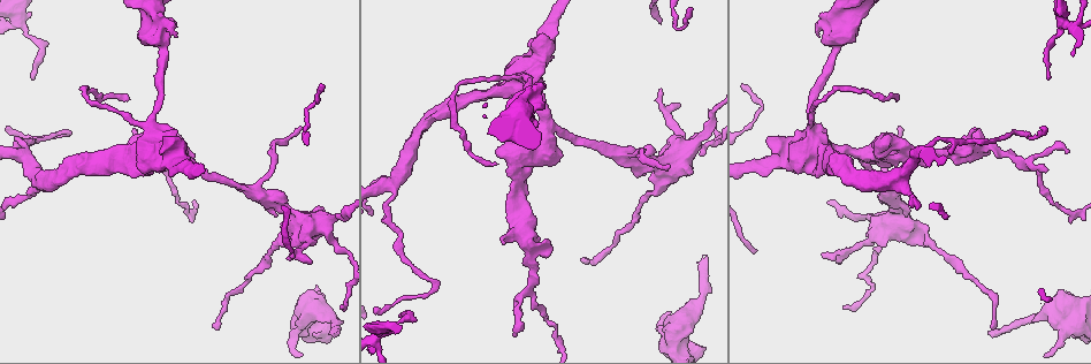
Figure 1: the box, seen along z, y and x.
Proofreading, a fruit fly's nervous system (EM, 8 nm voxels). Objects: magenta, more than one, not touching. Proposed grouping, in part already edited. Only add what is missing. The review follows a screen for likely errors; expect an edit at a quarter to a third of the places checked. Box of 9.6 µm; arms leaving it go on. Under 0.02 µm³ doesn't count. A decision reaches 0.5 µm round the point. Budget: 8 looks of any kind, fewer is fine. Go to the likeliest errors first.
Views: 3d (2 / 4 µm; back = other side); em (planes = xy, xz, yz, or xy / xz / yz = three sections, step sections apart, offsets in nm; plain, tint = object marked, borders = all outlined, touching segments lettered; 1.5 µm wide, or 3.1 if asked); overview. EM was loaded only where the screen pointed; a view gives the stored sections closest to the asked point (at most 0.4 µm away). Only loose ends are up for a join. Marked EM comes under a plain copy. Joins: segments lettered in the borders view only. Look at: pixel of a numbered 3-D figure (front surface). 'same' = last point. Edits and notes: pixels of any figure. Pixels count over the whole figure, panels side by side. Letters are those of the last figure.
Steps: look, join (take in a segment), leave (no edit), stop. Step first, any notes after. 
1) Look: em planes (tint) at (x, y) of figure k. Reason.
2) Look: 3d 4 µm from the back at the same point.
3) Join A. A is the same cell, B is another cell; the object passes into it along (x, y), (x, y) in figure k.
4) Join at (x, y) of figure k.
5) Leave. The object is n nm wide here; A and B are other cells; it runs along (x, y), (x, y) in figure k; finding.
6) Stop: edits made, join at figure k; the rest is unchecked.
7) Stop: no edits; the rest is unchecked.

Look: em planes (borders) at (988, 333) of figure 1. Branch stops here.

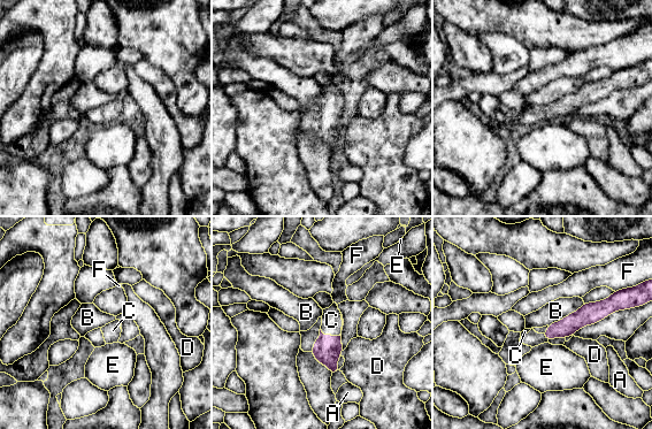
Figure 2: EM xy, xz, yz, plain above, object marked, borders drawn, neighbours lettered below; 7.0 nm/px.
Join C. C is the same cell, A, B, D, E and F are other cells; it goes on there.

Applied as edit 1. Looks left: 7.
Look: overview. Redraw.

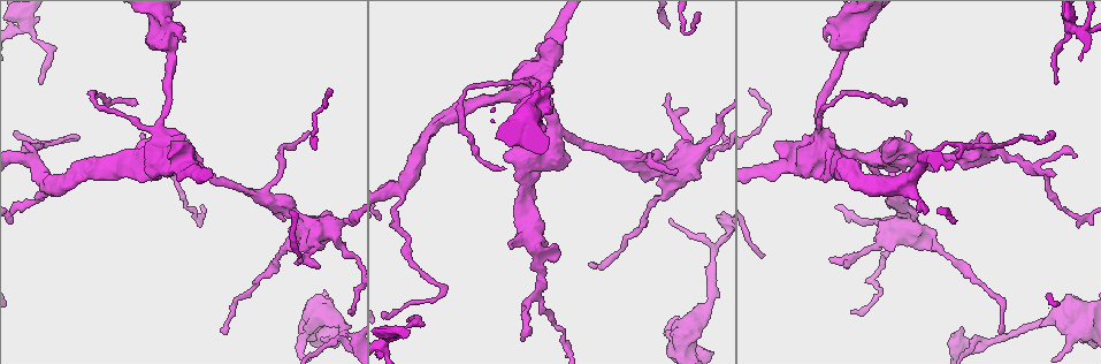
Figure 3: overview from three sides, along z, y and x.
Look: 3d 4 µm at (406, 321) of figure 3. An open end.

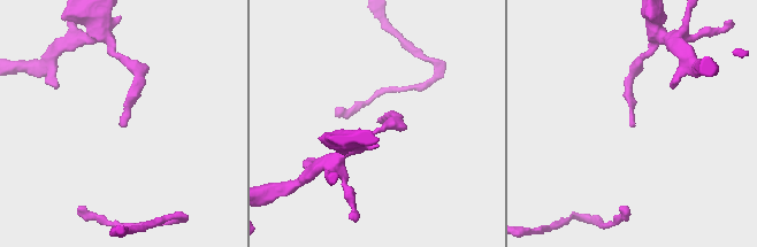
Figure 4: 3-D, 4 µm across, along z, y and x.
Look: em yz step 8 (borders) at (378, 120) of figure 4.

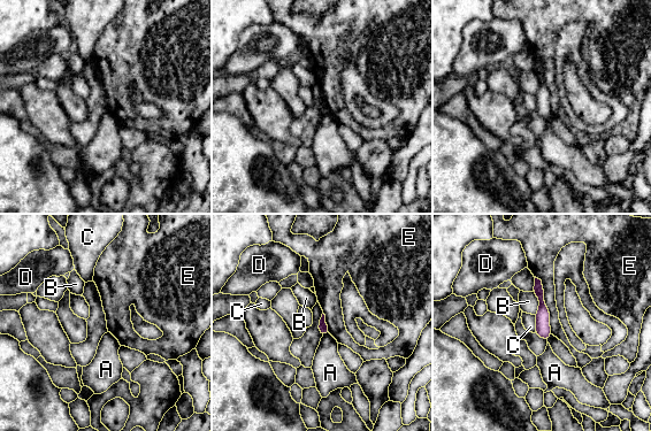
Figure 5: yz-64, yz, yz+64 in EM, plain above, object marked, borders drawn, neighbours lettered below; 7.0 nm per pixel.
Look: em planes (borders) at the same point. Another direction.

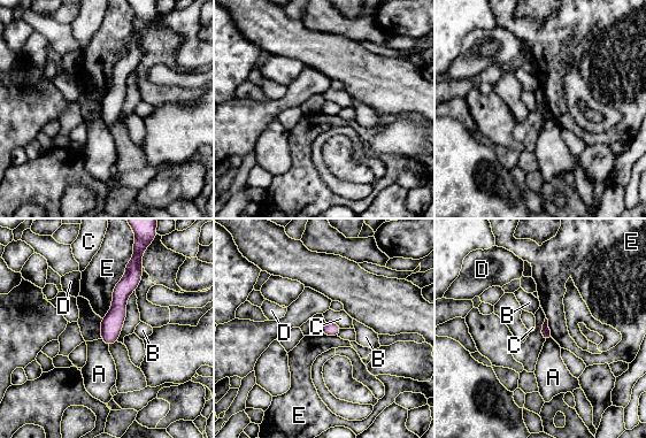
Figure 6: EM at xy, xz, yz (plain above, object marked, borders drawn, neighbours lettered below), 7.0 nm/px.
Leave. The longest contact is with E, 500 nm; A, B, C, D and E are other cells; it runs along (130, 266), (109, 342) in figure 6; no lettered segment goes on from it.

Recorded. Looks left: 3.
Look: 3d 2 µm at (519, 152) of figure 3. Free end.

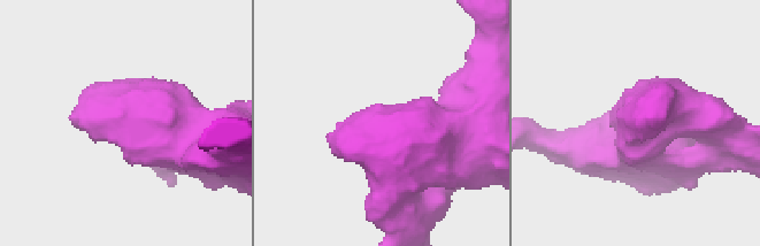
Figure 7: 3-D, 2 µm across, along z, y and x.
Look: em planes (borders) at (382, 124) of figure 7. Shape alone is not enough.

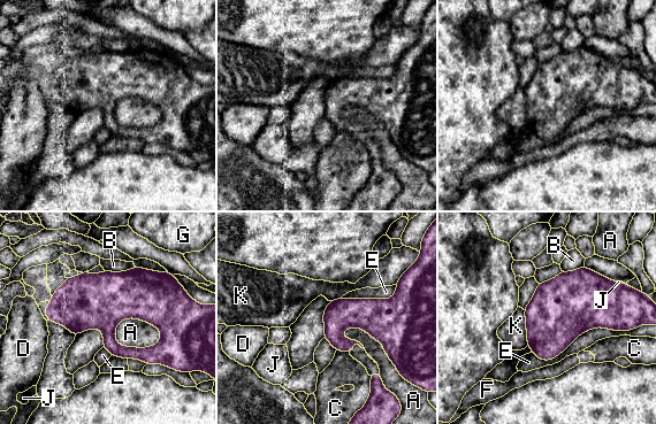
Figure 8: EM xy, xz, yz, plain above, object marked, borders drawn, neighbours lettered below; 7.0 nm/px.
Leave. A, B, C, D, E, F, G, J and K are other cells; a border runs along (114, 328), (139, 318), (161, 339) in figure 8; no lettered segment goes on from it.

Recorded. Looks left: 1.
Stop: edits made, join at figure 2; the rest is unchecked.

